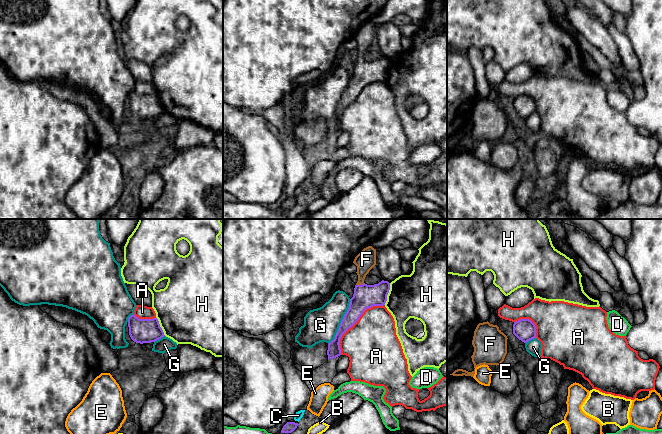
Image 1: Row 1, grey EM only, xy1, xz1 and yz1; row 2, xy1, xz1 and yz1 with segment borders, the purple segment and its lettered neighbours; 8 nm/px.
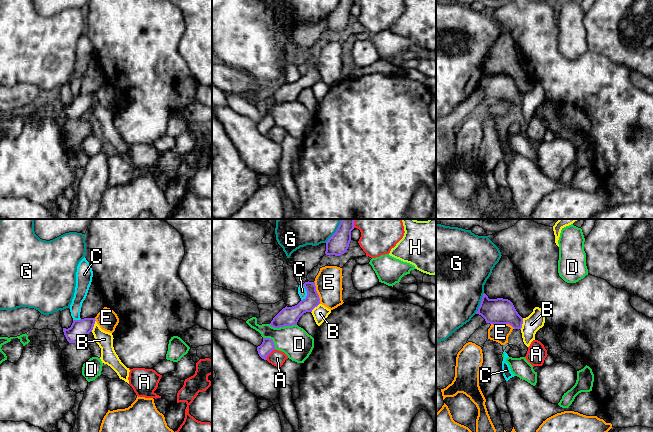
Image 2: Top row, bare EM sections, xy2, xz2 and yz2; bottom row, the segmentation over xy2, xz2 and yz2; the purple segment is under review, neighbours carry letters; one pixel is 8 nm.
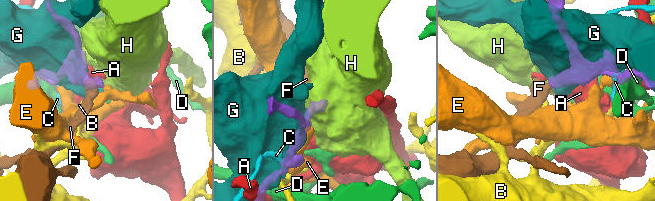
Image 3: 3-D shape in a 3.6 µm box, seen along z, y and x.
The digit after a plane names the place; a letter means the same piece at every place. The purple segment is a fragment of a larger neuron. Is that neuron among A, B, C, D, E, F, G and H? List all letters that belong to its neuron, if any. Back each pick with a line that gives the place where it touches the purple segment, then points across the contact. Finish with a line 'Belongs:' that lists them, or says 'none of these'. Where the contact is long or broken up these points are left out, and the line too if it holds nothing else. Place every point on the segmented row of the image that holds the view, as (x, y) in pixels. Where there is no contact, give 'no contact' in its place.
F: xz1 (360, 285) | across xz1 (365, 296), (360, 285), (361, 272), (366, 259)
Belongs: F

